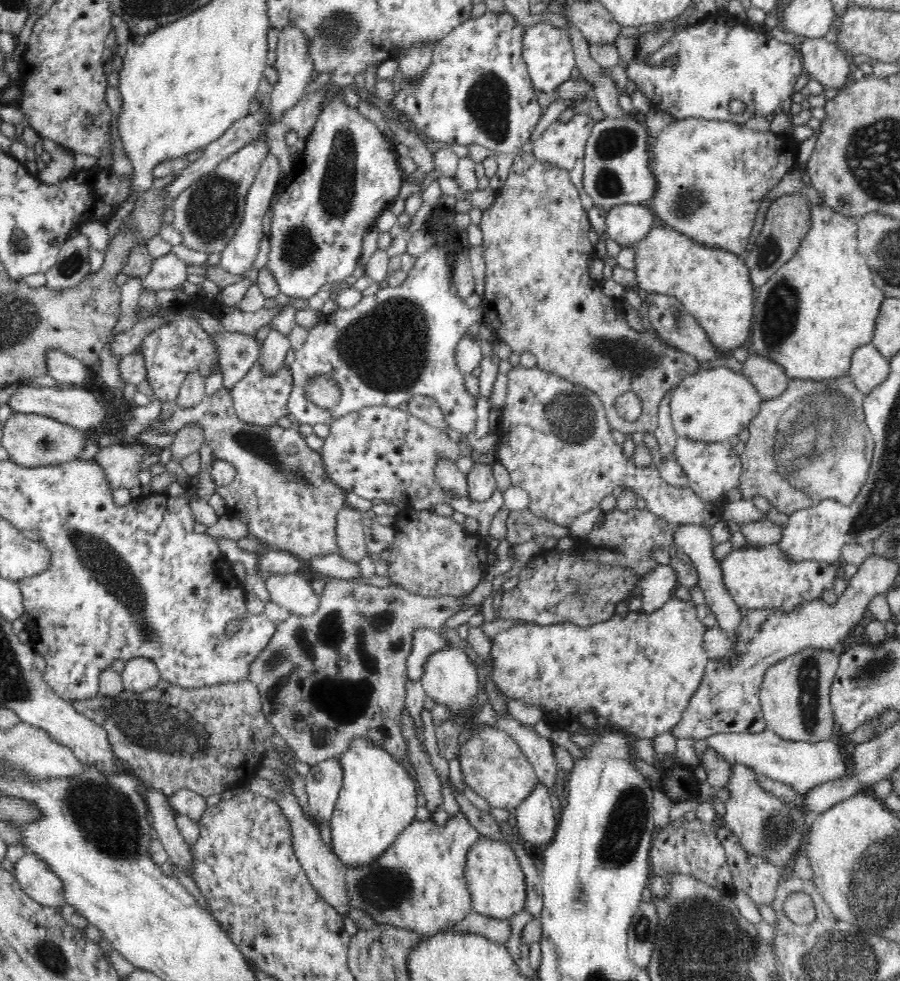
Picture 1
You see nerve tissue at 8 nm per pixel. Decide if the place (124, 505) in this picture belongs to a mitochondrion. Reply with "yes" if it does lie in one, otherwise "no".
no

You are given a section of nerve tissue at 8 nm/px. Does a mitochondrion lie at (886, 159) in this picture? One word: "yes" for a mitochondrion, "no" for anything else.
yes

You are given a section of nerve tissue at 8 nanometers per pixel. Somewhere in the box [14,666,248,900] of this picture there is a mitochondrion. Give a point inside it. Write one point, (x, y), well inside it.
(109, 821)

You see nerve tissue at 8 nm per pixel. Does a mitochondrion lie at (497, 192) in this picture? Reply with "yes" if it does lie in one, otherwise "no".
no

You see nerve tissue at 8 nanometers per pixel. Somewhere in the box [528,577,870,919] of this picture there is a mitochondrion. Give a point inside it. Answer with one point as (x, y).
(623, 837)

